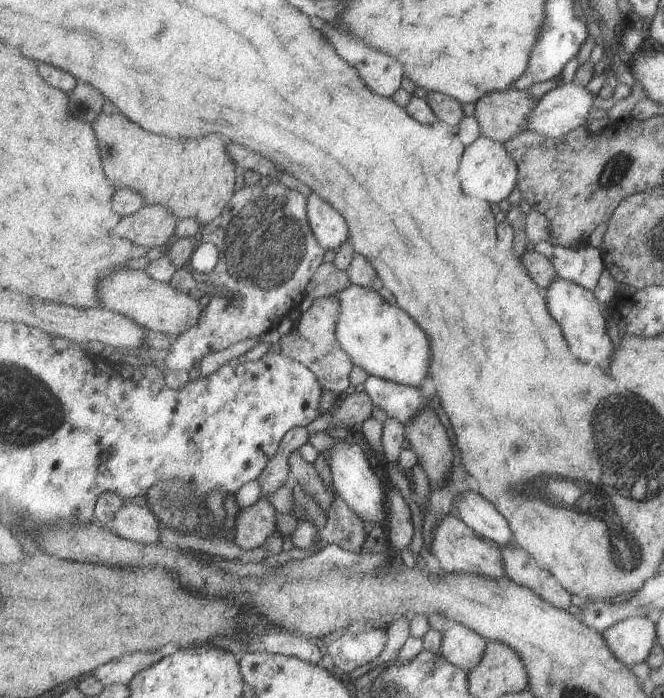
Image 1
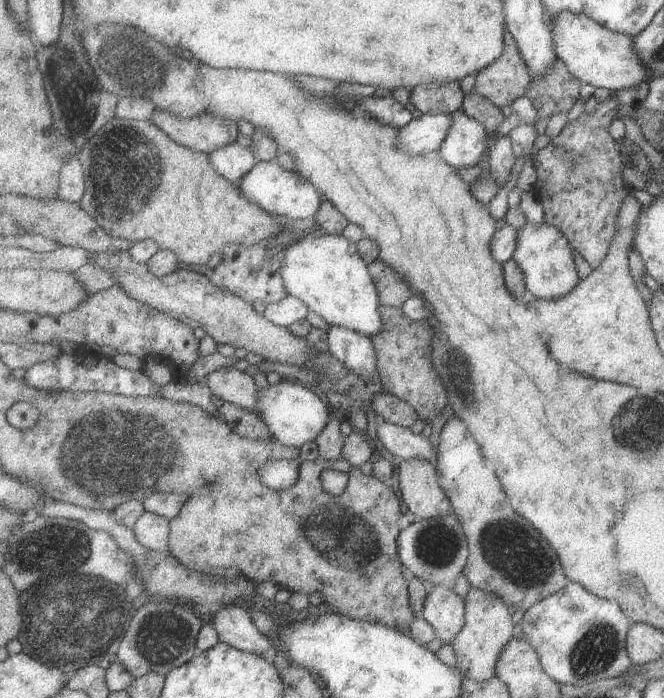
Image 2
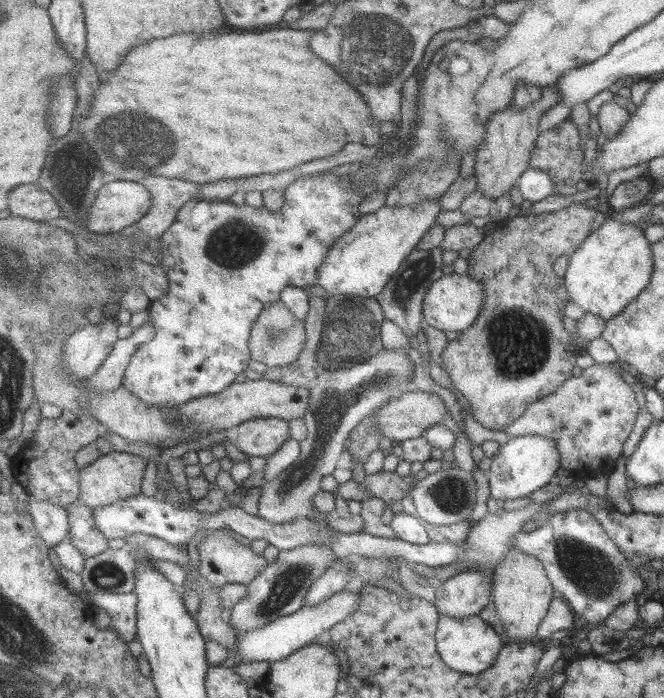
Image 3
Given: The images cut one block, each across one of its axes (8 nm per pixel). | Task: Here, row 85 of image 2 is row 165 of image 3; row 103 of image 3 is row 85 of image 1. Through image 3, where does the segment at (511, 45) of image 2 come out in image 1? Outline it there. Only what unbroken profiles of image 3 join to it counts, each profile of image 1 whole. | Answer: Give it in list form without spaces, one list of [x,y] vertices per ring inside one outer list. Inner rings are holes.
[[[551,79],[529,86],[527,90],[515,90],[512,86],[501,90],[501,92],[489,92],[483,94],[483,97],[475,103],[475,115],[479,120],[479,134],[481,137],[503,143],[513,136],[517,136],[519,132],[525,131],[527,126],[526,115],[529,110],[535,108],[535,104],[539,102],[543,94],[557,87],[557,79]]]

